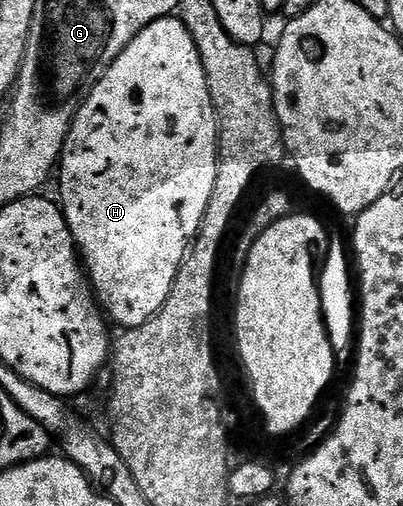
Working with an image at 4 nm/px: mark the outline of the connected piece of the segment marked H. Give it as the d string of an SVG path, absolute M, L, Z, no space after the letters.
M169 16L154 20L146 28L142 28L138 32L138 36L134 36L134 40L130 40L130 44L126 44L126 48L114 60L114 64L102 76L102 80L98 80L98 84L88 91L86 100L78 108L78 112L72 121L70 132L64 141L64 151L60 153L60 161L58 163L58 178L60 174L60 198L59 205L64 212L64 219L68 222L68 227L72 233L72 239L76 242L76 249L82 255L83 265L86 267L88 280L92 284L92 289L102 307L103 313L107 315L113 323L114 321L124 330L133 330L136 326L146 324L146 320L150 320L162 308L162 304L166 304L166 296L170 296L170 288L174 284L174 280L178 276L178 268L183 264L185 256L187 256L192 245L192 240L196 233L200 231L202 224L202 216L206 216L206 204L210 204L210 192L214 192L214 180L218 172L218 160L220 159L220 151L218 149L218 139L220 137L220 129L216 123L216 113L214 112L214 104L210 100L210 88L206 84L206 72L202 68L202 56L198 56L198 44L194 44L194 36L190 36L190 32L186 28L186 24L179 16Z

